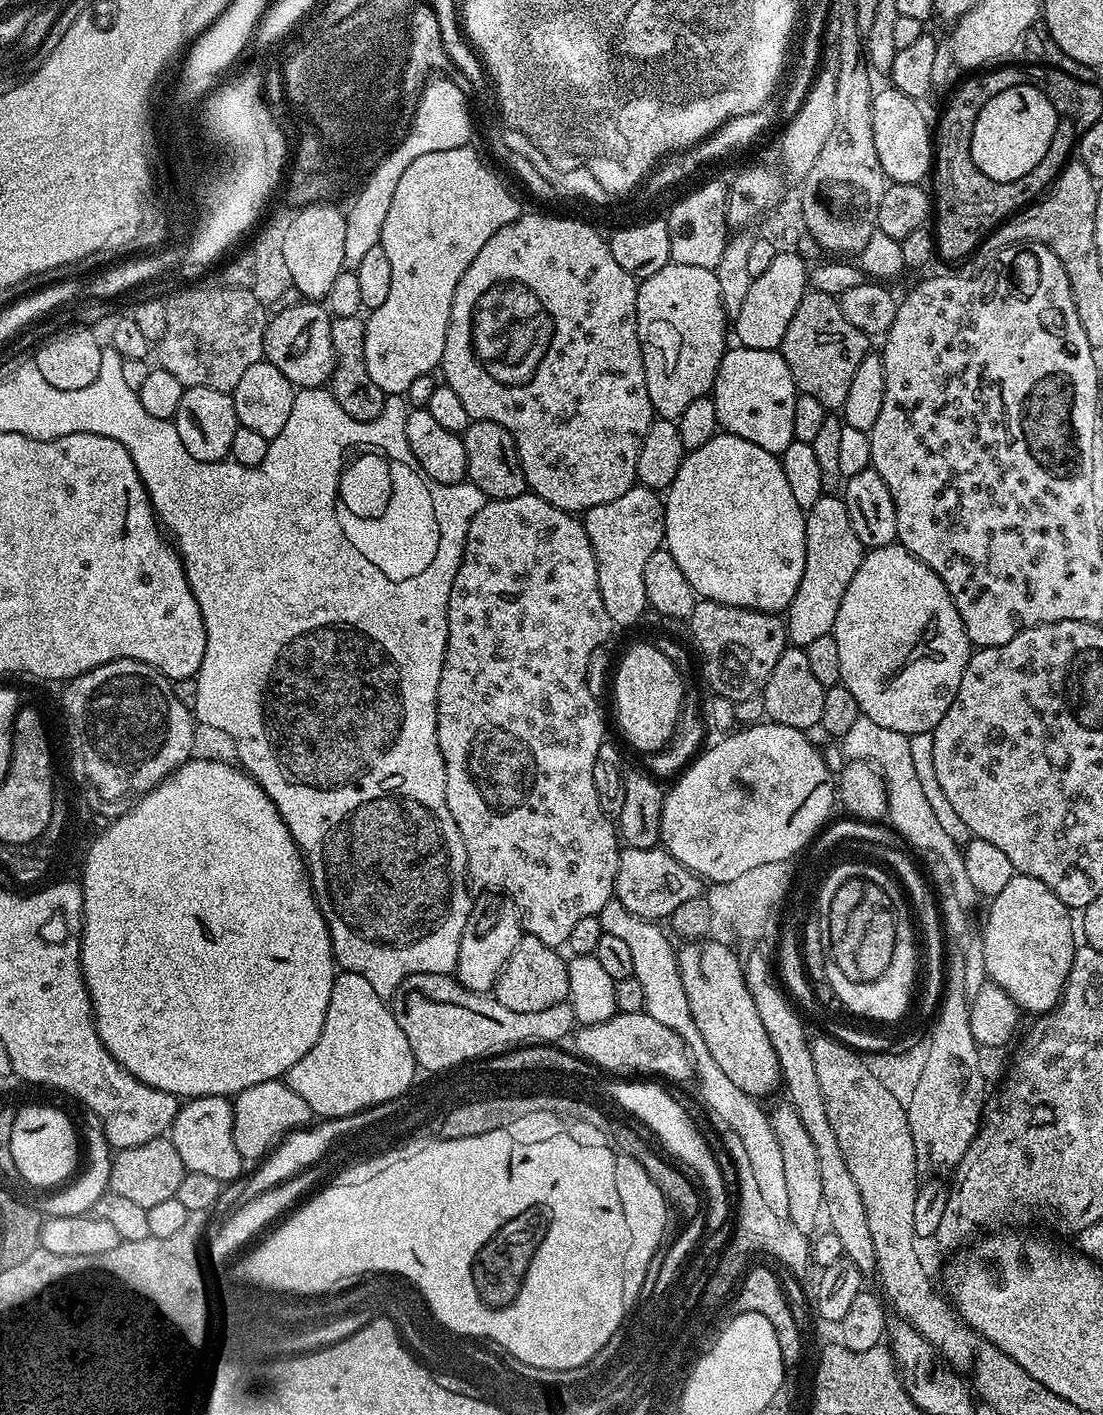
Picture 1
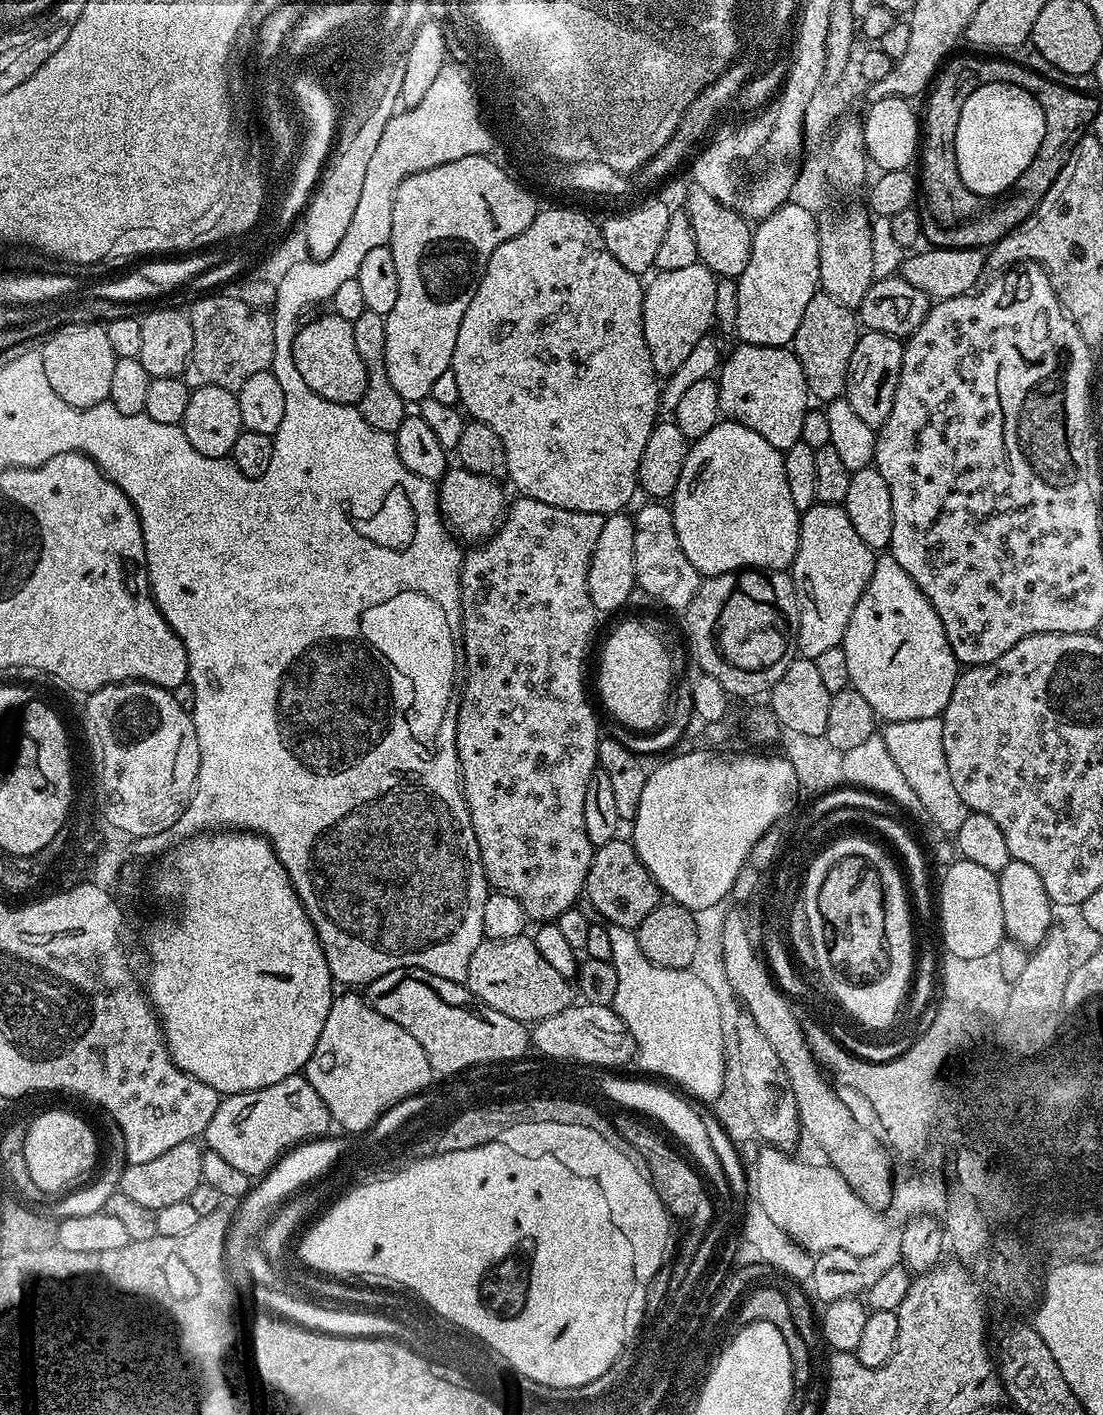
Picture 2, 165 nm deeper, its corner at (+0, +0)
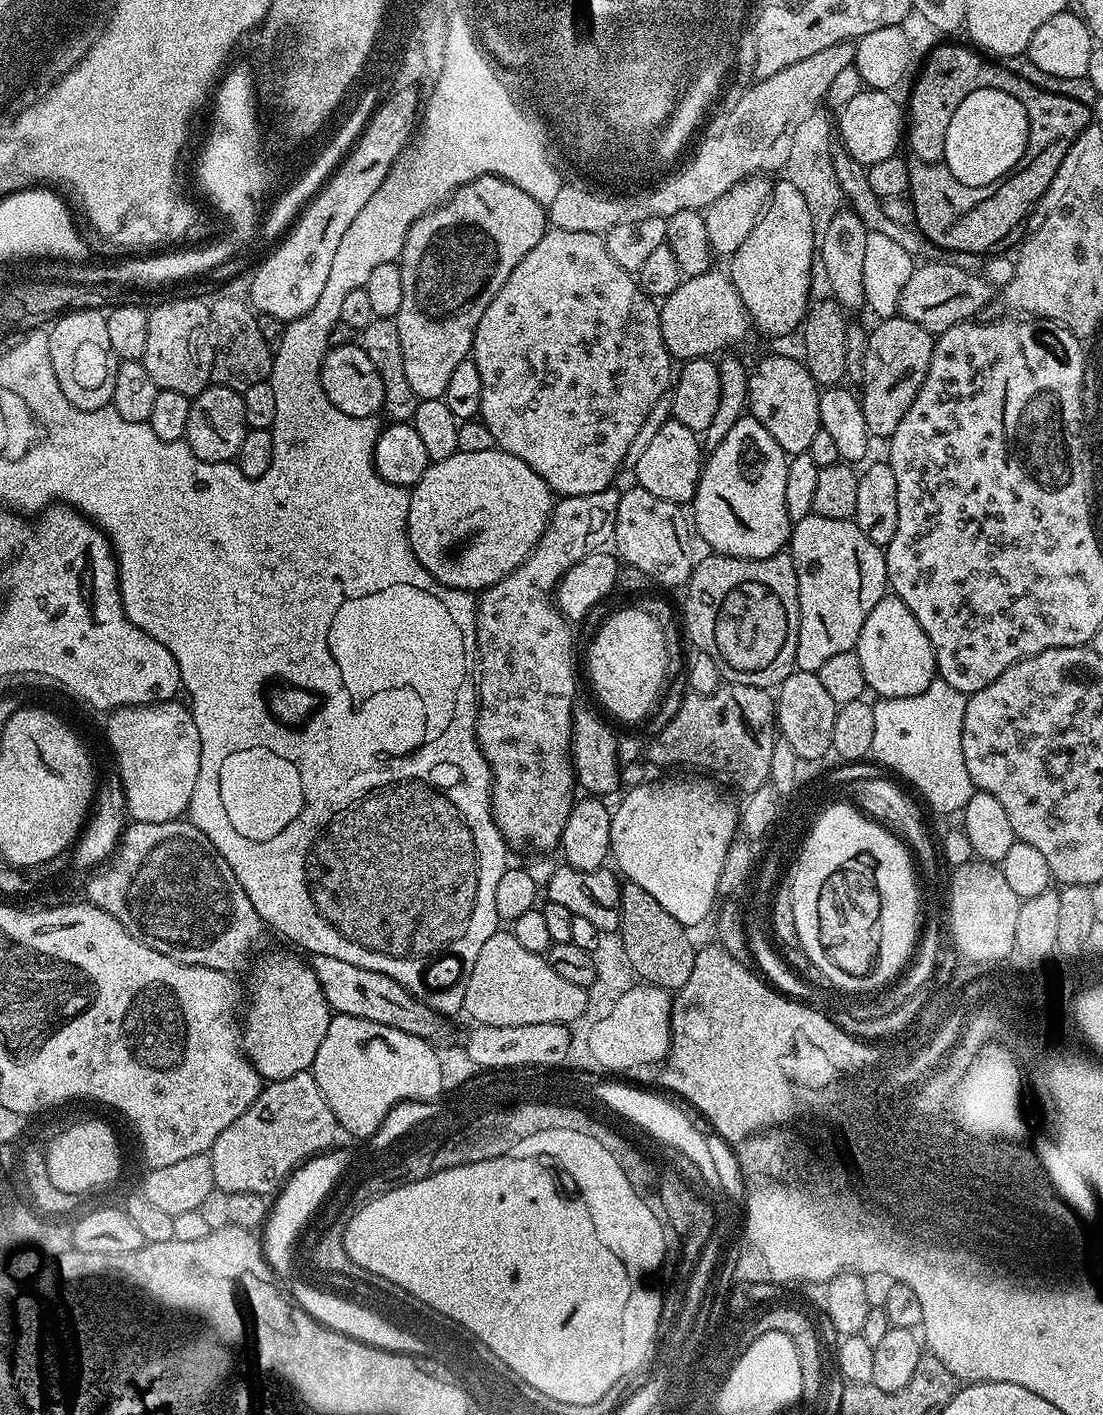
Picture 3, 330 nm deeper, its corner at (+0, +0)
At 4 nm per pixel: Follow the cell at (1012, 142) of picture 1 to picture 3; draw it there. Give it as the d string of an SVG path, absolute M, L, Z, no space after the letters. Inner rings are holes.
M996 89L974 90L962 98L962 106L954 110L954 118L950 118L950 130L946 130L944 143L945 158L950 172L956 172L962 181L970 186L980 185L987 180L999 178L1006 174L1010 166L1020 163L1022 152L1027 144L1028 118L1026 110L1018 99Z

